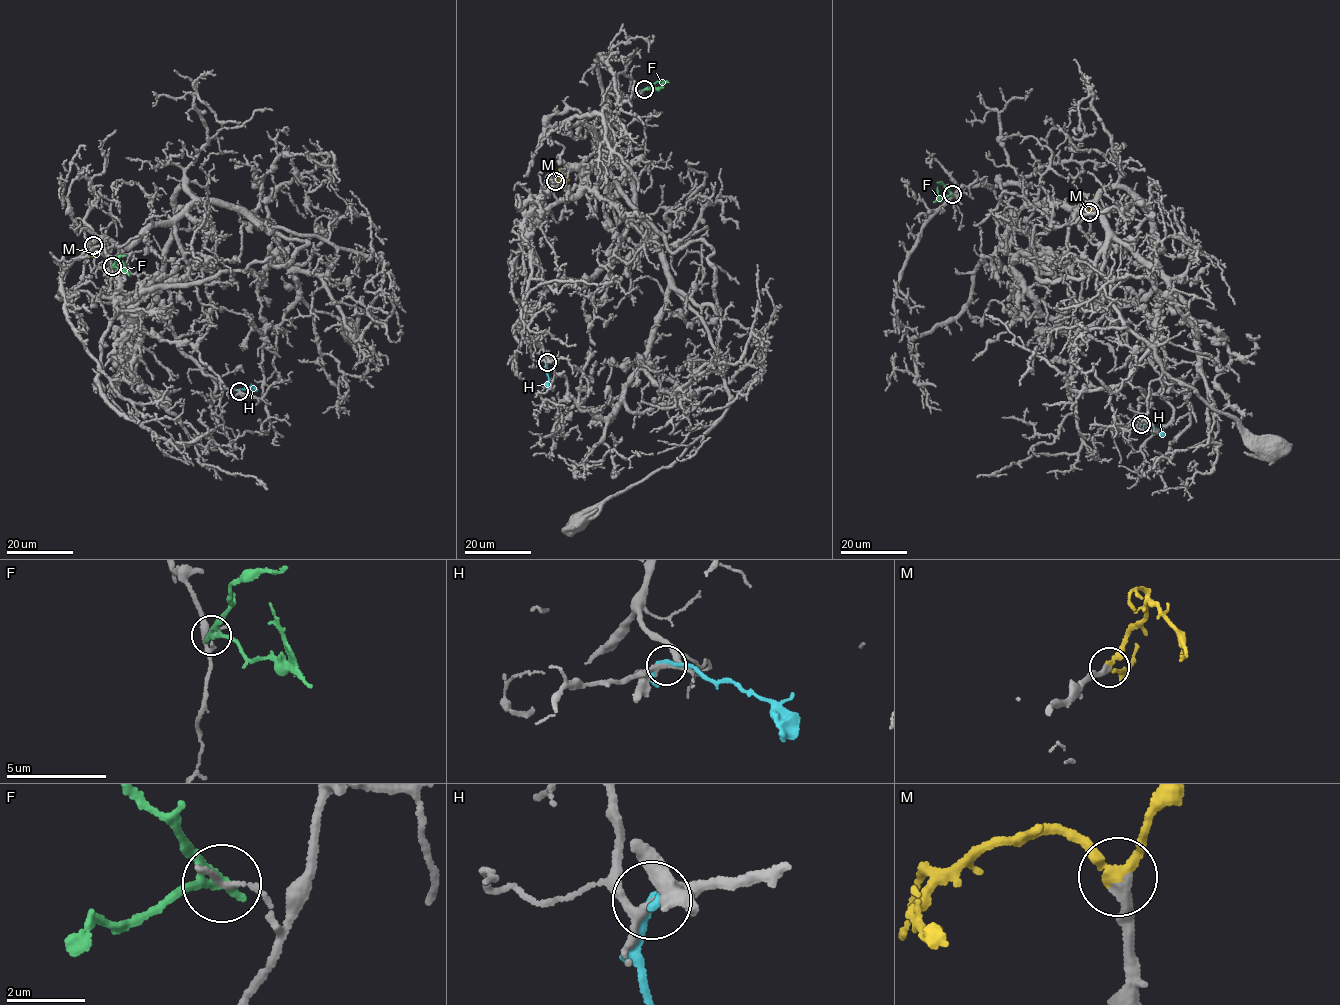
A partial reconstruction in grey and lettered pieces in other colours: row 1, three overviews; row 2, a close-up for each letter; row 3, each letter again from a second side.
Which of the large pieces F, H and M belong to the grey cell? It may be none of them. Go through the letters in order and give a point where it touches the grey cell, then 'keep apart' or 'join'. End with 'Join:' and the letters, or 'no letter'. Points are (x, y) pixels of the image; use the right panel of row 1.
F: meets grey at (952, 194); keep apart
H: meets grey at (1141, 424); keep apart
M: meets grey at (1089, 212); join
Join: M

